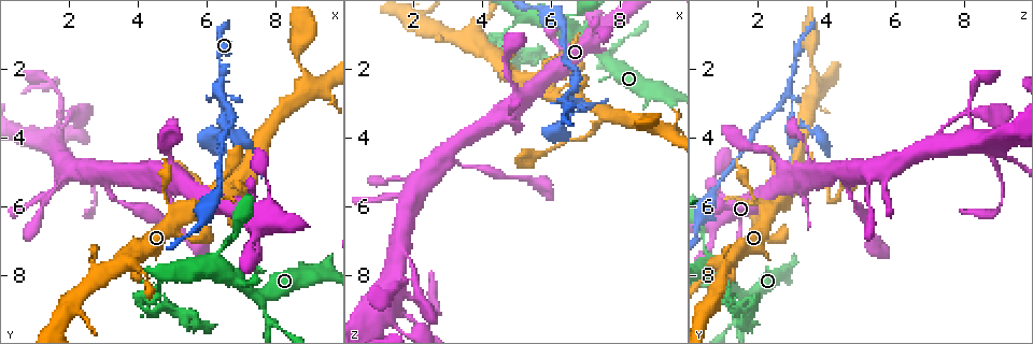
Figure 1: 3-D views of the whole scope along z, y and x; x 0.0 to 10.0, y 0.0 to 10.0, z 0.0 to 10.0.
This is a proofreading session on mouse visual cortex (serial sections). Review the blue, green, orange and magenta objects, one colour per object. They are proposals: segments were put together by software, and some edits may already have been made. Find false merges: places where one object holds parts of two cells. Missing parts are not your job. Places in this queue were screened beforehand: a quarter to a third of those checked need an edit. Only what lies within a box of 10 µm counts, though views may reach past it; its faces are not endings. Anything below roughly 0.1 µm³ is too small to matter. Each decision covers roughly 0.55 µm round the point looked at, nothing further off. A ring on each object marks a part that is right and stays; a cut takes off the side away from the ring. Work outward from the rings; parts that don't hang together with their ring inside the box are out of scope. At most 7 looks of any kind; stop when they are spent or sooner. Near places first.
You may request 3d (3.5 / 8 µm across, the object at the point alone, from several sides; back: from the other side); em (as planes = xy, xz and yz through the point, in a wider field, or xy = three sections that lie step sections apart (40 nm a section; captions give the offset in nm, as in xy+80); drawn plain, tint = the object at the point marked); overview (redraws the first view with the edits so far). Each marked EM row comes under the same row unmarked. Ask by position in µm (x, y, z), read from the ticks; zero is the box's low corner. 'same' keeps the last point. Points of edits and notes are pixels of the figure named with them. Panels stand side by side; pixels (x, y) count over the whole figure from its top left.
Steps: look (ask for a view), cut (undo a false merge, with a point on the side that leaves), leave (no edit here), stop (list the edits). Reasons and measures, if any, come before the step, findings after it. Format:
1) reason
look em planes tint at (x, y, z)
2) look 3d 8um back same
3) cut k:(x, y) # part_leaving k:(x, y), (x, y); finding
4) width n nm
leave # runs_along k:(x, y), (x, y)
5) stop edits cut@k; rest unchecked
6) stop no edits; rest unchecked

thin neck
look 3d 3.5um at (6.45, 2.65, 2.90)

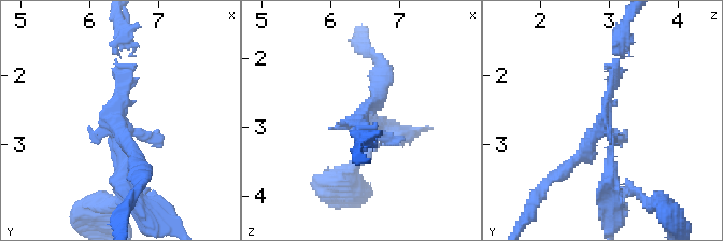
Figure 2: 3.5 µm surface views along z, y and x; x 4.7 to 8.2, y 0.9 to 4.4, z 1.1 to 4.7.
shape alone is not enough
look em xy step 1 tint at (6.40, 2.70, 2.90)

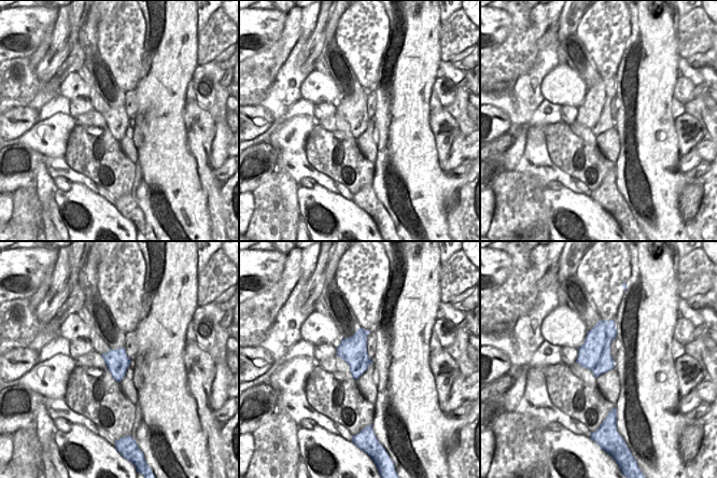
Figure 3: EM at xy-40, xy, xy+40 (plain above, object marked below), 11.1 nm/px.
cut 2:(610, 174) # part_leaving 2:(613, 138), (610, 200), (633, 190); a second cell is stuck on

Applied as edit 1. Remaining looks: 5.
three arms meet
look 3d 3.5um at (3.00, 5.15, 4.65)

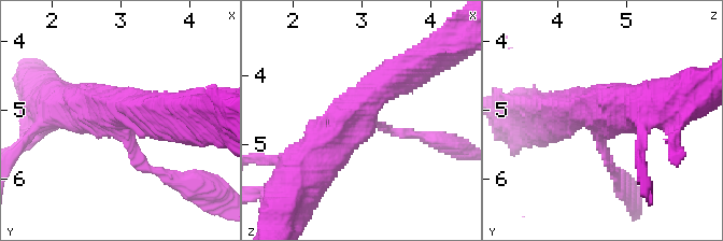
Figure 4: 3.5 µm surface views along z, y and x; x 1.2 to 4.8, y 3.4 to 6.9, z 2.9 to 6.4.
shape alone is not enough
look em xy step 5 tint at (3.10, 5.25, 4.60)

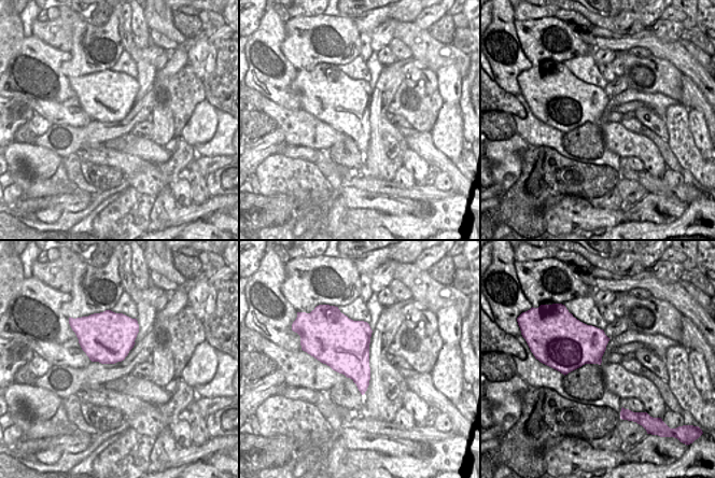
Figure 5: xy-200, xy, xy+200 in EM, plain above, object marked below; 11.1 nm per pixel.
arm_widths 150, 400, 600 nm
leave # all the same cell

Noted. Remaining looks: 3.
abrupt turn
look 3d 3.5um at (1.65, 3.85, 8.10)

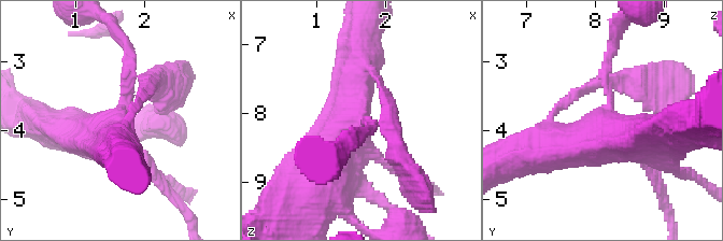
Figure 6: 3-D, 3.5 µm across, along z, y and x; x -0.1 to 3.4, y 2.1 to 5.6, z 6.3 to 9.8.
leave # runs_along 6:(358, 68), (349, 137), (315, 192); one cell here

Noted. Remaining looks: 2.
stop edits cut@2; rest unchecked

